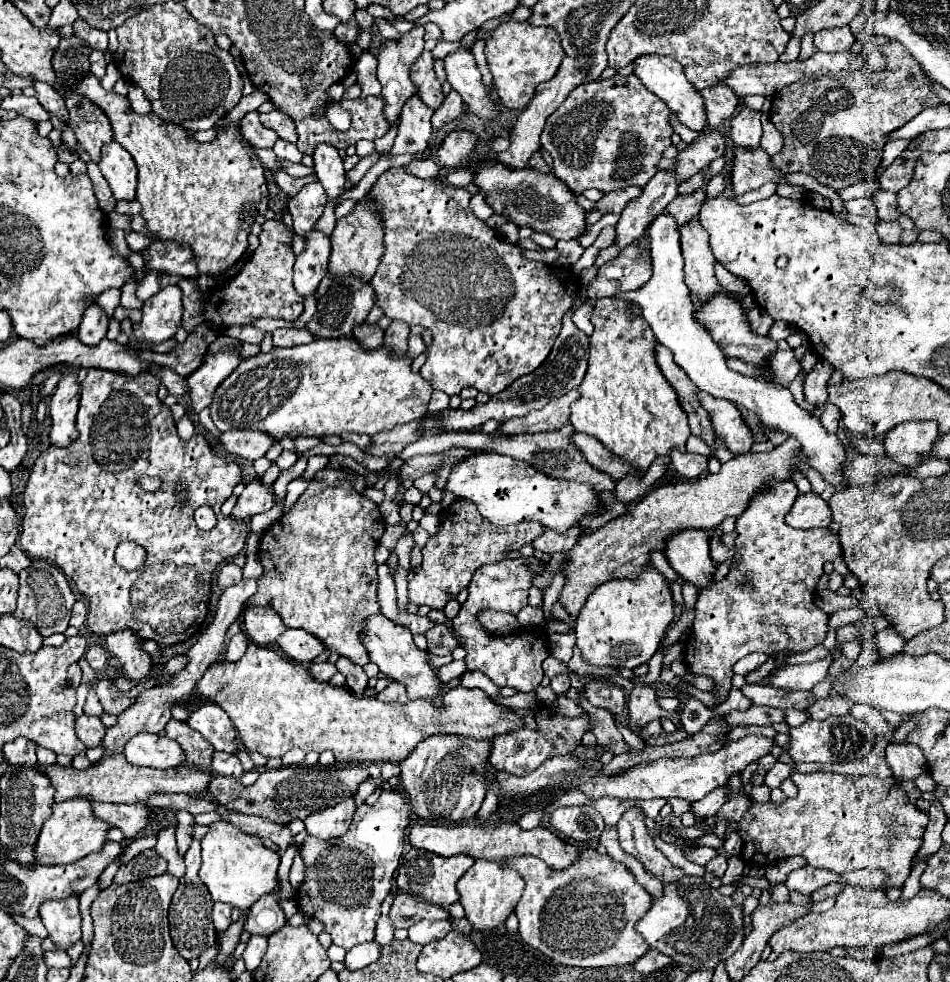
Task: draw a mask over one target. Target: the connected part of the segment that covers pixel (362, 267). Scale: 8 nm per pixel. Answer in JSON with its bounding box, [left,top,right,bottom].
[329,193,383,281]

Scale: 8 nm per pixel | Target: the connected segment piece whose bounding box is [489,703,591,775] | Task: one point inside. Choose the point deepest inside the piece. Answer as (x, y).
(545, 733)

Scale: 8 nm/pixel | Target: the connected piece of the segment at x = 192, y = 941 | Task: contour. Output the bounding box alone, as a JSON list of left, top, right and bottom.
[169,825,215,961]

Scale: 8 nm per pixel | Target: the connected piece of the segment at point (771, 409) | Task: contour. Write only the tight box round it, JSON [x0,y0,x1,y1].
[617,213,847,489]

